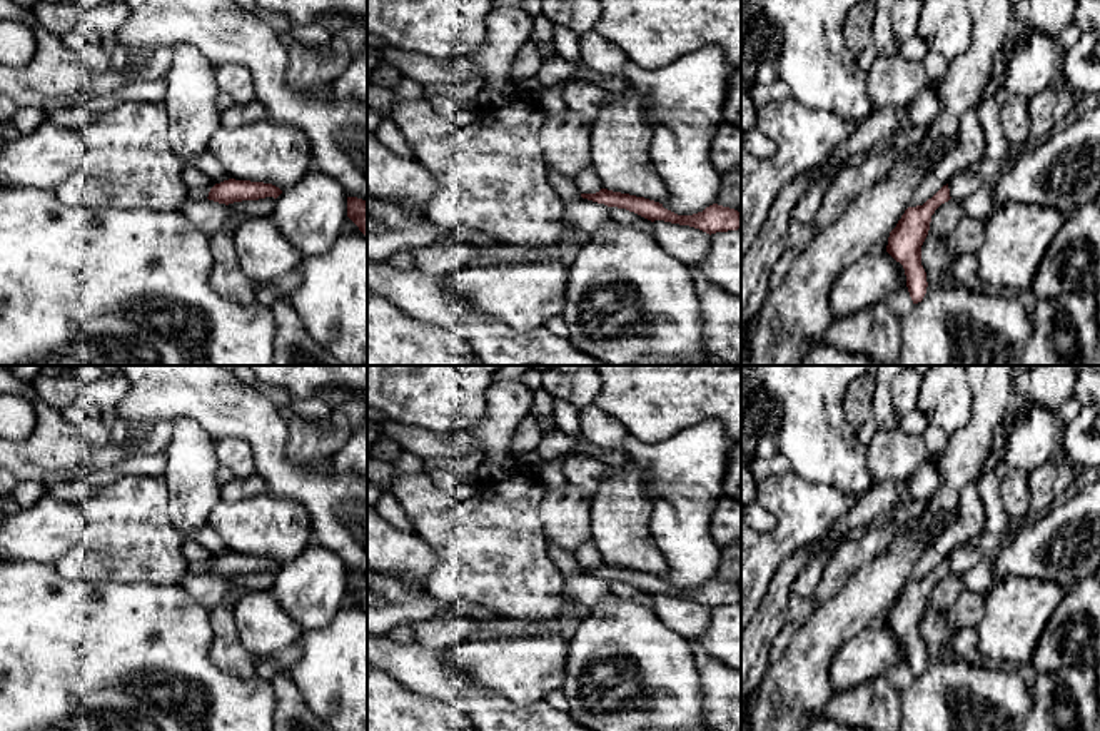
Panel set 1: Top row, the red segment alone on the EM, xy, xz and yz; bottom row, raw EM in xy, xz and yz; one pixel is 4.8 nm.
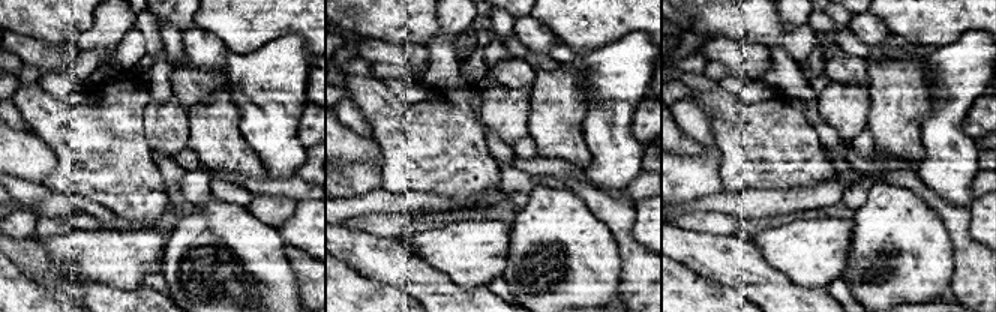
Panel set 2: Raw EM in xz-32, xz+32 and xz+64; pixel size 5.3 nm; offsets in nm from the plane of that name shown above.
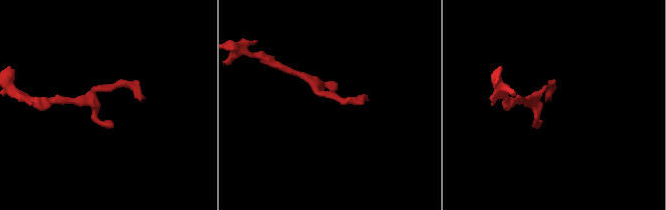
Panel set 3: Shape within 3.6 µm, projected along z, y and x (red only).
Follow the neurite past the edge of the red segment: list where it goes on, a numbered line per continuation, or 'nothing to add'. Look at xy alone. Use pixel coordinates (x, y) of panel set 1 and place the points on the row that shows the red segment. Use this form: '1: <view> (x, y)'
nothing to add

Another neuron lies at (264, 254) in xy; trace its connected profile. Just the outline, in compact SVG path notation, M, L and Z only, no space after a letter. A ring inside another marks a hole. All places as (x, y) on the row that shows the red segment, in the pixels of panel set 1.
M254 217L234 232L234 247L242 272L255 284L265 284L294 272L302 255L277 230L270 217Z

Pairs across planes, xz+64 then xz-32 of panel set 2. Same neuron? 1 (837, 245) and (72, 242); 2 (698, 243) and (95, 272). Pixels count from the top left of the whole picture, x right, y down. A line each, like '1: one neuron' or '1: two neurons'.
1: one neuron
2: two neurons

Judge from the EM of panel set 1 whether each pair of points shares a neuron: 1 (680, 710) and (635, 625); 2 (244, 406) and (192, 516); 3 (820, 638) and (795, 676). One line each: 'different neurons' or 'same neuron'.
1: same neuron
2: different neurons
3: same neuron

